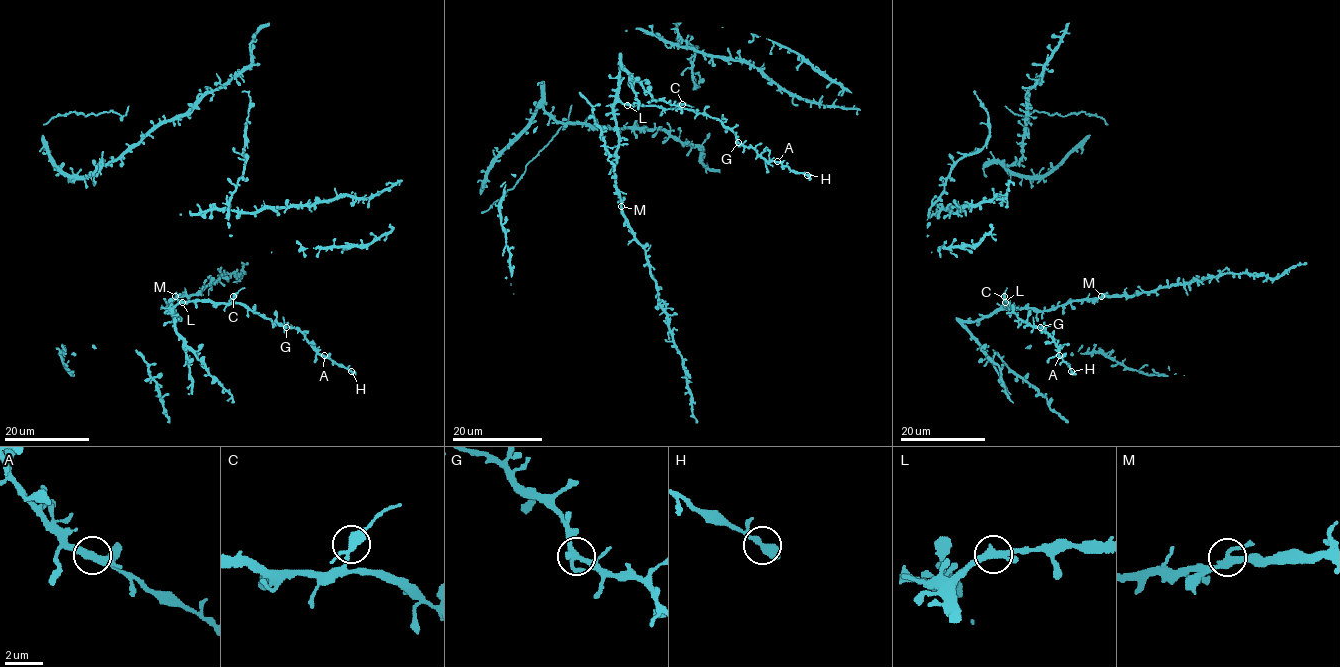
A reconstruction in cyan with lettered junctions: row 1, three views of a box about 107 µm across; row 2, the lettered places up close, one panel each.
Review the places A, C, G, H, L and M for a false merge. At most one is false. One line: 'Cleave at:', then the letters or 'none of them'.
Cleave at: C

